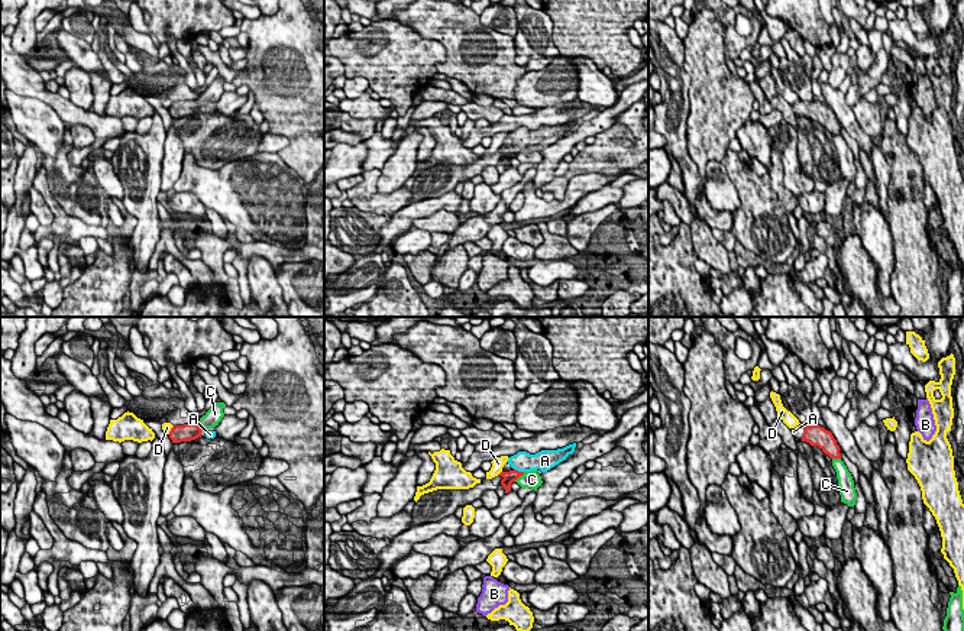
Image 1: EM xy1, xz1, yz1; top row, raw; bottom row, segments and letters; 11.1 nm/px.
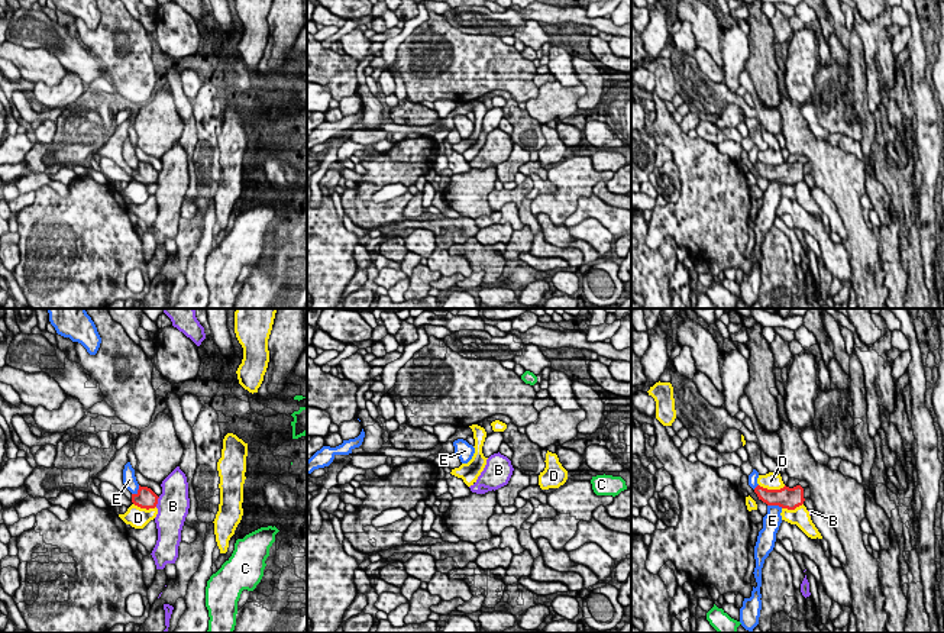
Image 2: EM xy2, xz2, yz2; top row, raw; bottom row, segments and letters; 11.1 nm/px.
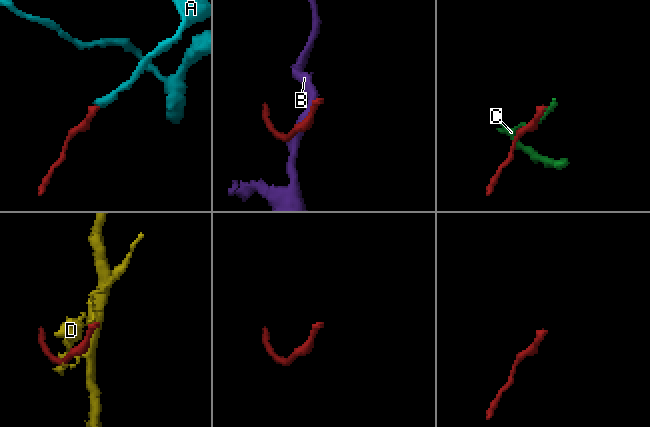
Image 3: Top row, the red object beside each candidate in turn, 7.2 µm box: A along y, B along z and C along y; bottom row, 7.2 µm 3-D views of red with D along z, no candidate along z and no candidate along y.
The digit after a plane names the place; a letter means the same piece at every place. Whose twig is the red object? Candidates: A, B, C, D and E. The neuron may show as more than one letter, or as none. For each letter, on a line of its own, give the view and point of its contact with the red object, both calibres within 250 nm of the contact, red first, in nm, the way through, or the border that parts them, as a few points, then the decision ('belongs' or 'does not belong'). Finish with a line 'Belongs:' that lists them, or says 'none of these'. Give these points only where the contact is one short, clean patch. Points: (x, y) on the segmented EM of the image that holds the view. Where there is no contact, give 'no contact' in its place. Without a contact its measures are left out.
A: meets red in xz1 at (517, 471); 130 nm thick on the red side, 220 nm on the other; runs through xz1 (510, 476), (517, 471), (523, 462); belongs
B: meets red in xy2 at (157, 501); 220 nm thick on the red side, 360 nm on the other; border along xy2 (159, 497), (155, 506); does not belong
C: meets red in xz1 at (518, 476); 130 nm thick on the red side, 190 nm on the other; does not belong
D: meets red in yz2 at (772, 490); 240 nm thick on the red side, 190 nm on the other; does not belong
E: meets red in yz2 at (775, 504); 240 nm thick on the red side, 200 nm on the other; does not belong
Belongs: A

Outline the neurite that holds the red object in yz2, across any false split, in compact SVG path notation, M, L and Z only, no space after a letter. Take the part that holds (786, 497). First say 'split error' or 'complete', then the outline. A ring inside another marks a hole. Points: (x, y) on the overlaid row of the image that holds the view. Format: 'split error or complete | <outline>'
complete | M760 485L754 488L759 500L766 503L767 506L779 506L782 508L795 510L796 507L802 506L804 498L804 488L796 485L793 488L783 487L780 490L767 490Z

